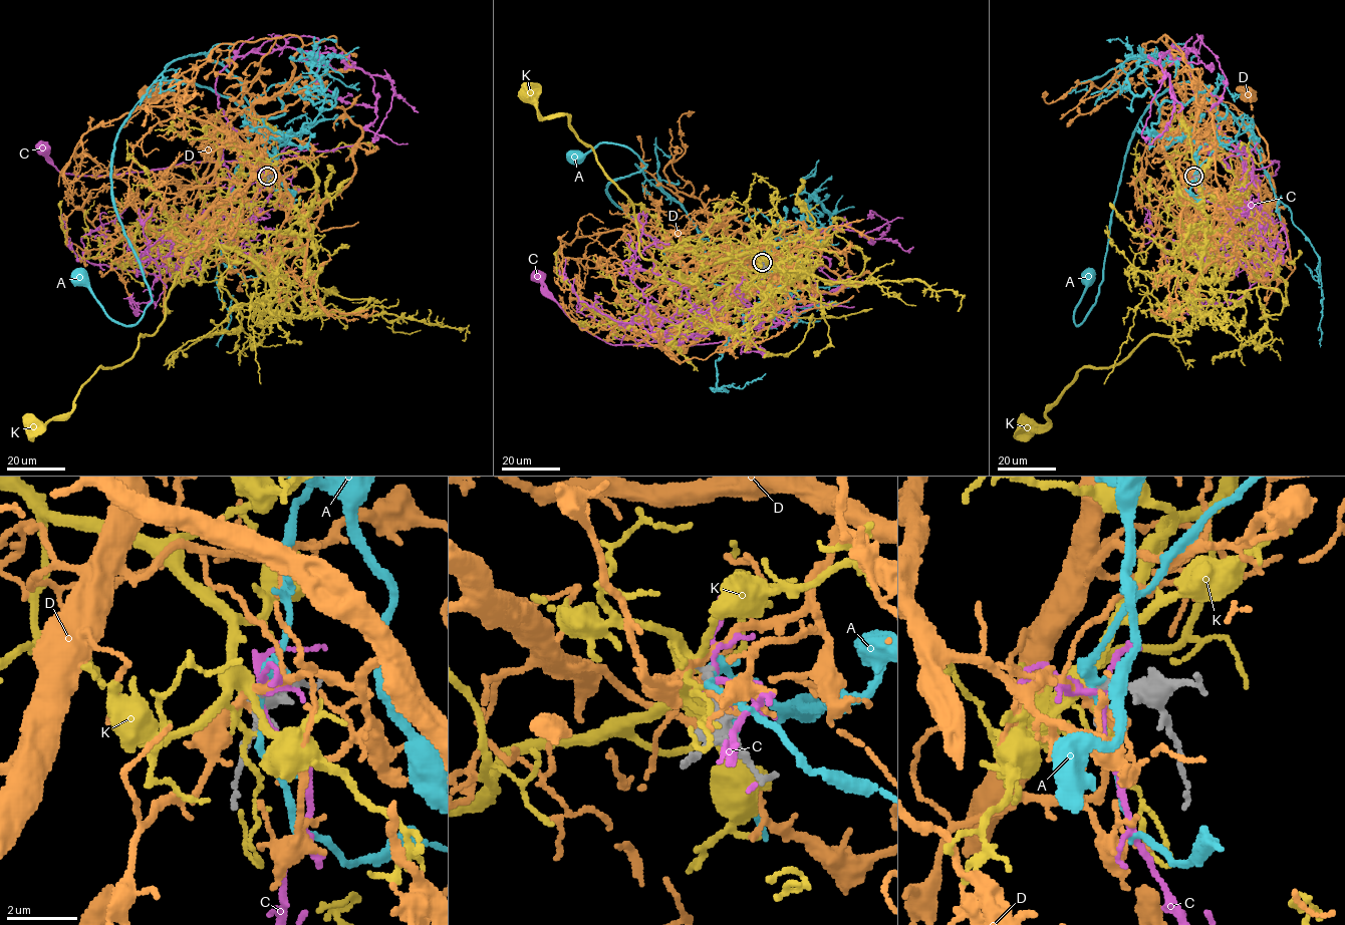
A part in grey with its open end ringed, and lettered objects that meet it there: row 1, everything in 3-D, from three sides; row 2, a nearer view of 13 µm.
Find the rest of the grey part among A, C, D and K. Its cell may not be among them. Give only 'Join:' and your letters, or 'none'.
Join: D

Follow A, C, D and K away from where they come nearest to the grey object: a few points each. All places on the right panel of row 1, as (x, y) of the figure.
A: (1194, 177), (1238, 143), (1217, 137), (1213, 87), (1180, 82), (1132, 132), (1076, 325), (1088, 277)
C: (1194, 177), (1207, 201), (1249, 208), (1258, 197), (1251, 173), (1274, 161), (1278, 168), (1233, 173), (1207, 148)
D: (1193, 176), (1179, 170), (1185, 147), (1177, 132), (1180, 104), (1200, 99), (1227, 101), (1235, 107), (1247, 91)
K: (1193, 176), (1218, 160), (1240, 195), (1191, 333), (1082, 368), (1044, 424), (1023, 424)

